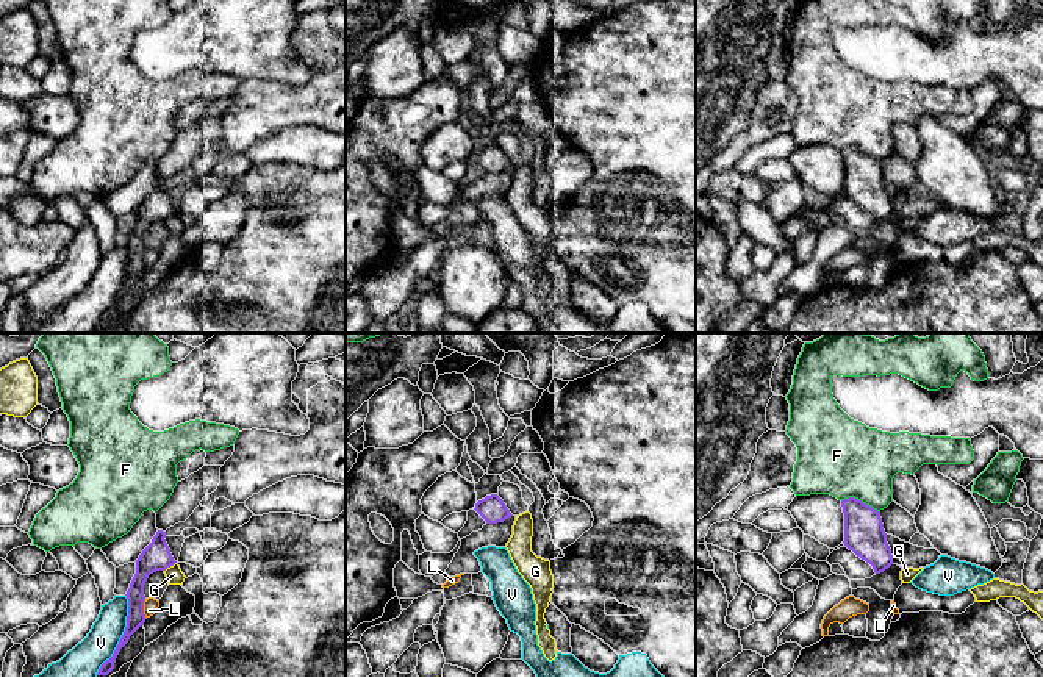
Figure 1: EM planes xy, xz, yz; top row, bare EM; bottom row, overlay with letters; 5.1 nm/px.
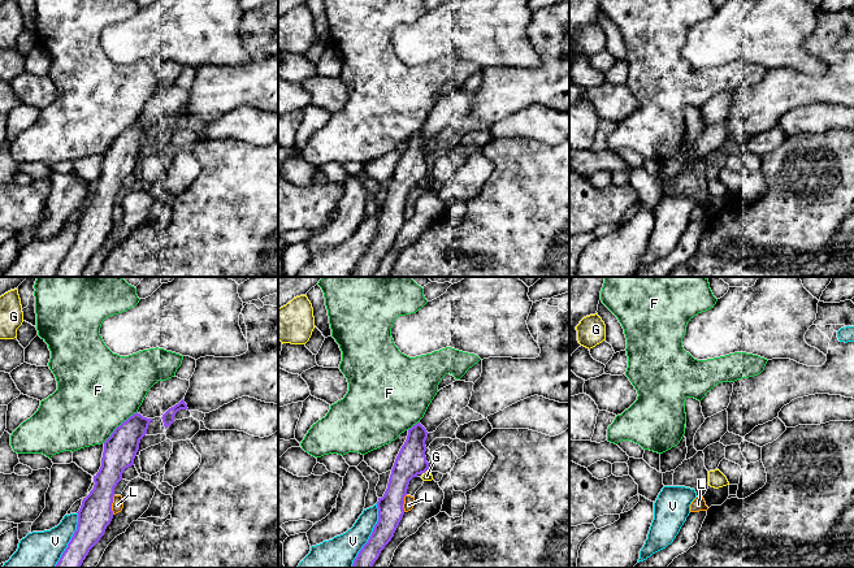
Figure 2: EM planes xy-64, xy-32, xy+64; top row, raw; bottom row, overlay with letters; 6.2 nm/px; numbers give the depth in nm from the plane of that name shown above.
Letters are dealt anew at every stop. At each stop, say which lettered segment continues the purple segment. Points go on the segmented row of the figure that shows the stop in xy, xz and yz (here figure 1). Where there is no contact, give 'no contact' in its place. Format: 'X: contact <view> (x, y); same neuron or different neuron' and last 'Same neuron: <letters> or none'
F: contact yz (860, 501); different neuron
G: contact xy (169, 566); different neuron
L: contact xy (143, 608); different neuron
V: contact xy (122, 635); different neuron
Same neuron: none

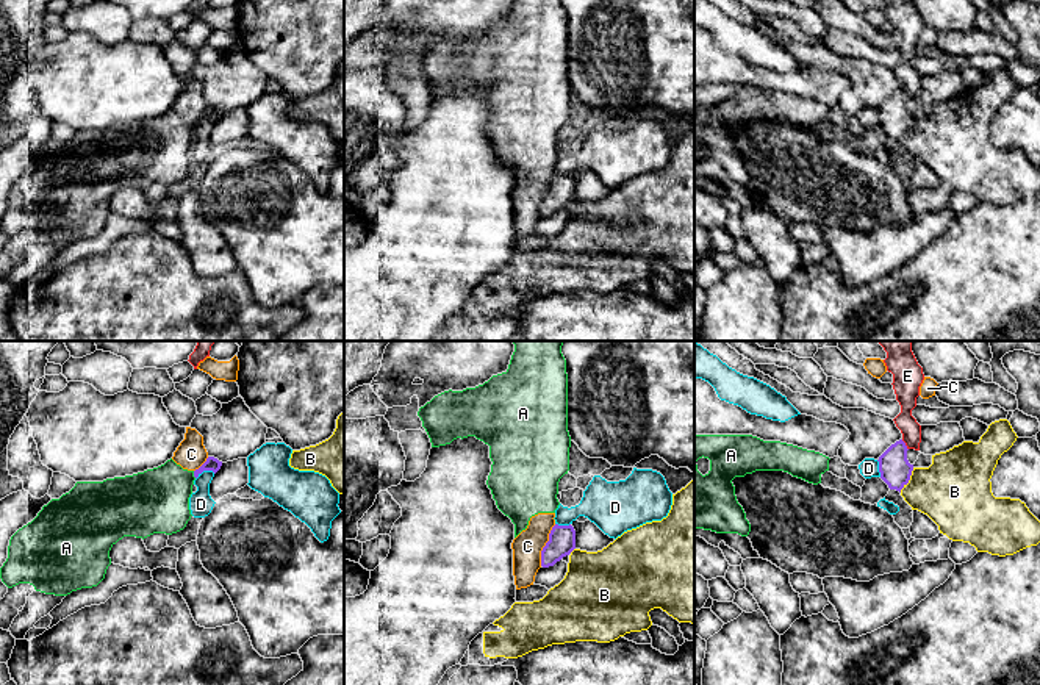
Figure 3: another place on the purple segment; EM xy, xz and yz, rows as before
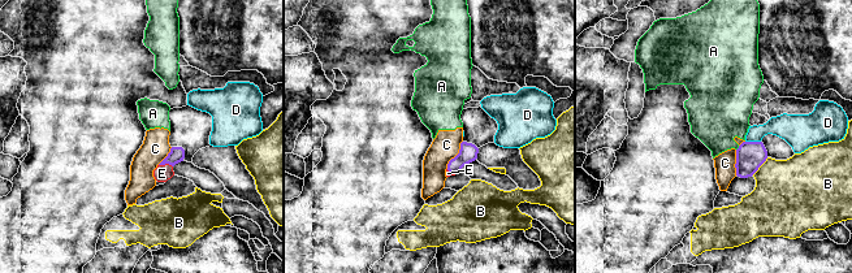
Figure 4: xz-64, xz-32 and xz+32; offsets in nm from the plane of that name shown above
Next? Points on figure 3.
A: contact xy (194, 474); different neuron
B: contact yz (909, 479); different neuron
C: contact xz (546, 545); different neuron
D: contact xy (205, 469); different neuron
E: contact yz (904, 444); same neuron
Same neuron: E

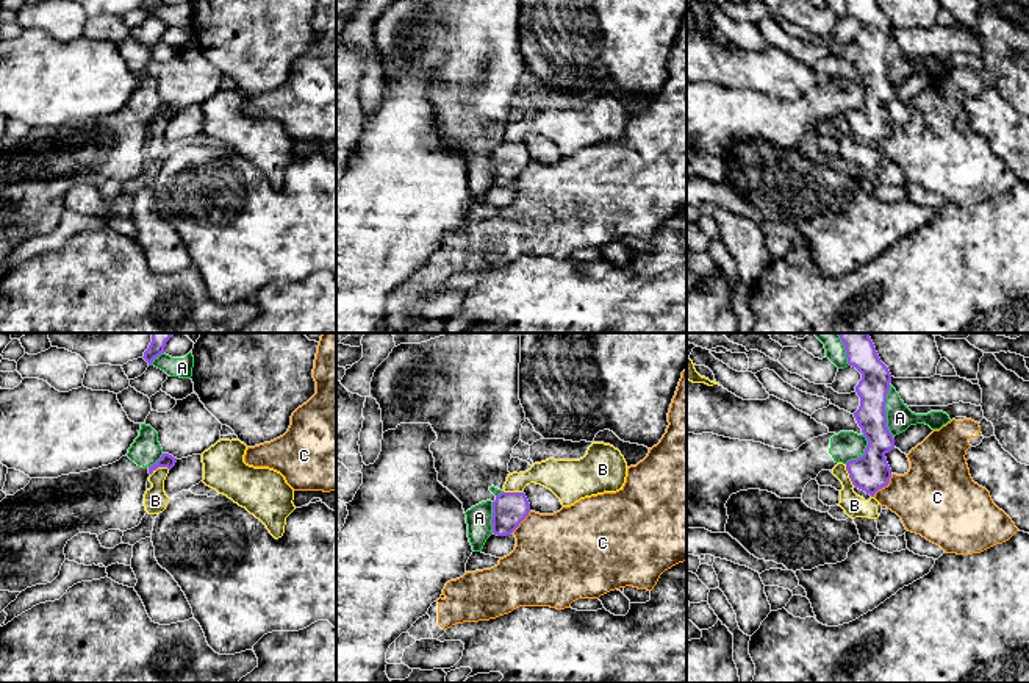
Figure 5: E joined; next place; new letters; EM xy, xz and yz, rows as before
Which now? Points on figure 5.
A: contact yz (885, 410); different neuron
B: contact yz (849, 475); different neuron
C: contact yz (884, 486); different neuron
Same neuron: none

